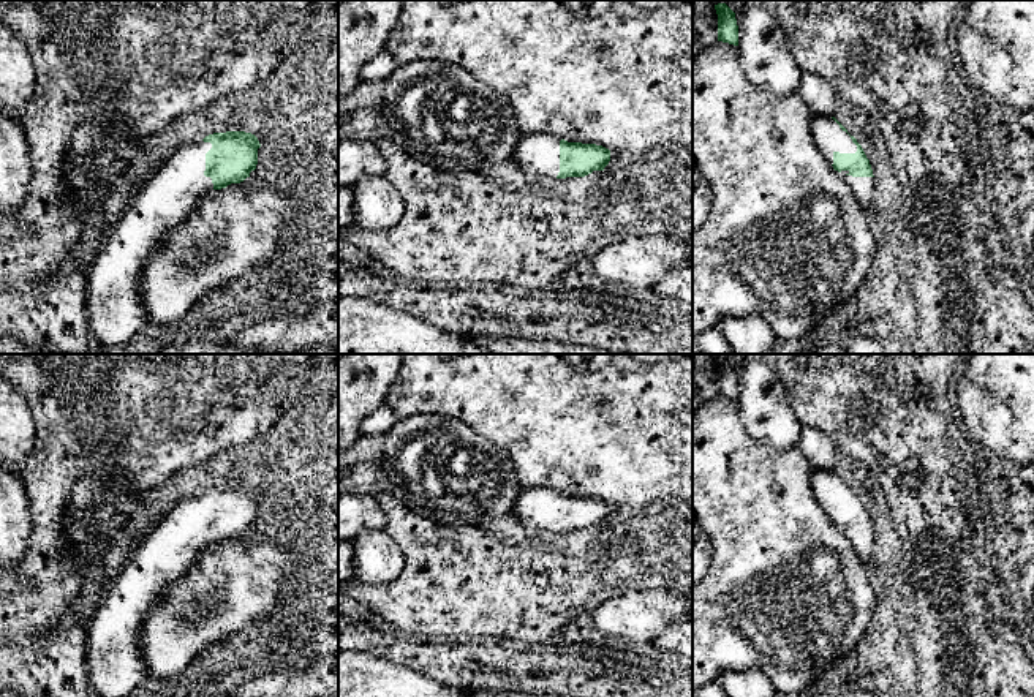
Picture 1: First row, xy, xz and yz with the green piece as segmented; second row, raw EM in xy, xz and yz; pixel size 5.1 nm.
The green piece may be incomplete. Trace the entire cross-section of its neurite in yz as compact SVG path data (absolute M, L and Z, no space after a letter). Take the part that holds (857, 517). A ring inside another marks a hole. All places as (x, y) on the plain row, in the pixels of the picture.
M813 468L809 480L822 511L840 526L859 559L868 564L874 529L862 499L835 471Z

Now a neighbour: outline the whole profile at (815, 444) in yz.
M806 425L802 427L797 447L808 460L811 468L833 471L836 462L836 449L832 439L822 430Z

